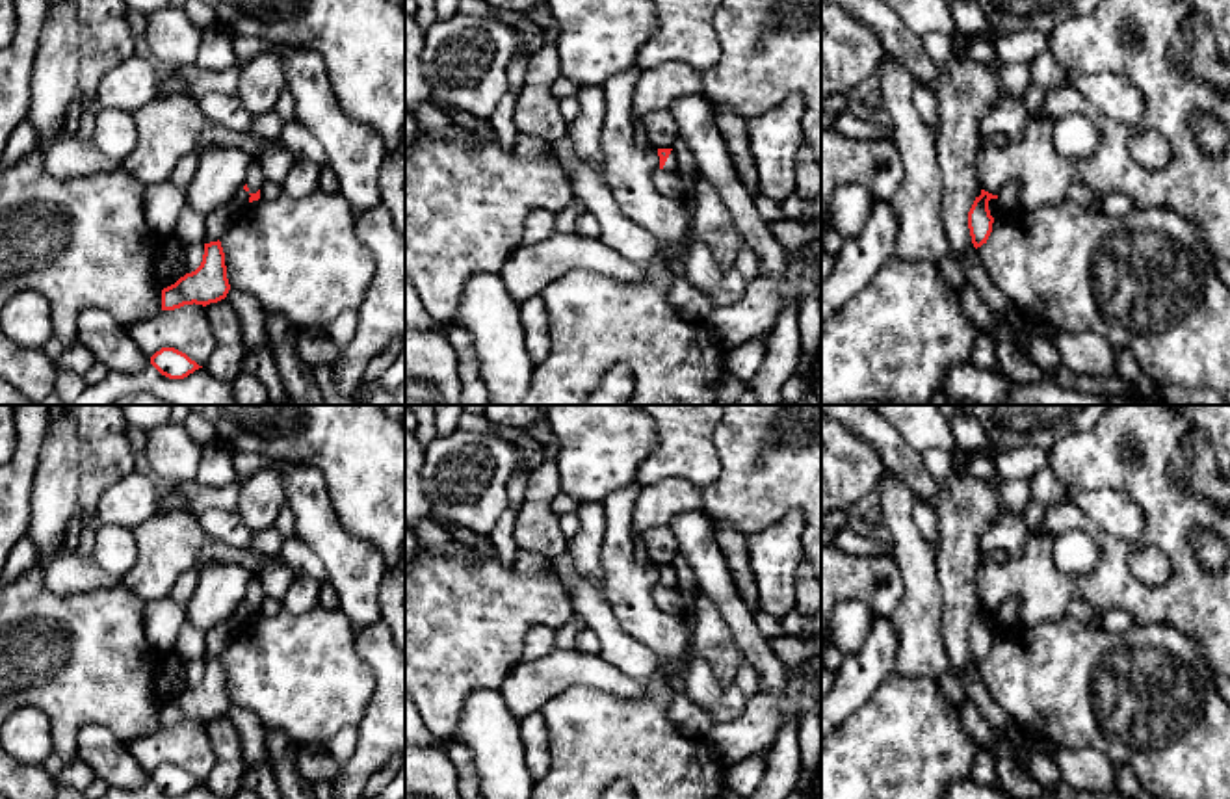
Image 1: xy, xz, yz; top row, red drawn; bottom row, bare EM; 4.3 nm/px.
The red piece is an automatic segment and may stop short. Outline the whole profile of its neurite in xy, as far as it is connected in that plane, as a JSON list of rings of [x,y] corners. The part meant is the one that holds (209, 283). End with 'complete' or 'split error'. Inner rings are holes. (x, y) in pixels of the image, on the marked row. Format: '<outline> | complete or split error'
[[[210,242],[204,243],[201,266],[162,290],[162,310],[175,310],[193,303],[206,307],[225,299],[229,290],[221,242]]] | complete

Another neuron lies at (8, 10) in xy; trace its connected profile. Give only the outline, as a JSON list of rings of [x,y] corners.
[[[0,0],[0,50],[13,41],[17,24],[19,19],[15,0]]]

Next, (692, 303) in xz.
[[[674,275],[667,299],[682,318],[693,321],[704,321],[713,308],[712,297],[693,286],[686,275]]]

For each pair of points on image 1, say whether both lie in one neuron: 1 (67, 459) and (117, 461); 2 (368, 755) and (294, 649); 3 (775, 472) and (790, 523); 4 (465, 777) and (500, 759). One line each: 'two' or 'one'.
1: two
2: two
3: two
4: two

